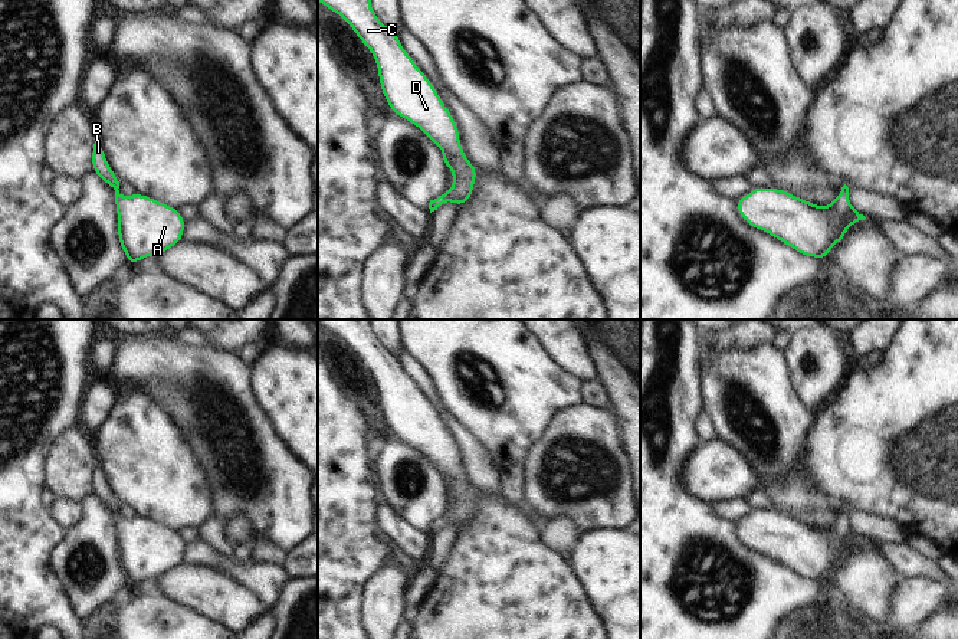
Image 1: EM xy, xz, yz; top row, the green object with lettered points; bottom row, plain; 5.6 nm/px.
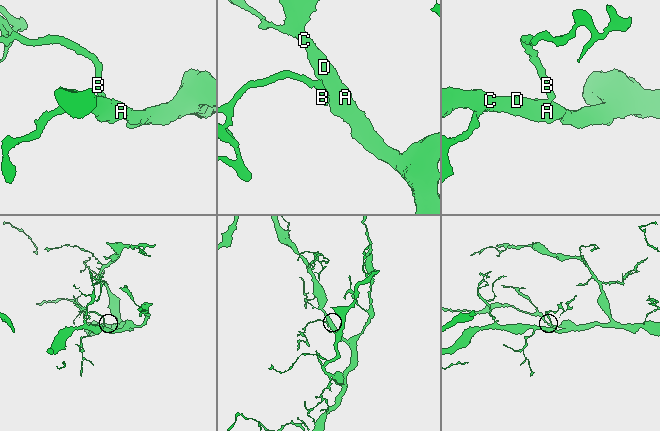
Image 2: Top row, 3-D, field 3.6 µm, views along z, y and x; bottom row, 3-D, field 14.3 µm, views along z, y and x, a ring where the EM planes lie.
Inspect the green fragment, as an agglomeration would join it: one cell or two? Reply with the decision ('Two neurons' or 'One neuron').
One neuron

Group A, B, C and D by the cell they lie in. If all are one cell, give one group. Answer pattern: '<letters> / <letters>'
A B C D

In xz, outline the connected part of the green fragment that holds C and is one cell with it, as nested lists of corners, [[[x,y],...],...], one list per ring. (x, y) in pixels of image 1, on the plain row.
[[[318,320],[318,324],[341,338],[370,371],[391,433],[419,449],[442,472],[453,507],[444,517],[430,522],[430,535],[446,524],[465,527],[473,515],[476,489],[465,478],[450,433],[403,371],[397,357],[380,344],[371,331],[371,320]]]

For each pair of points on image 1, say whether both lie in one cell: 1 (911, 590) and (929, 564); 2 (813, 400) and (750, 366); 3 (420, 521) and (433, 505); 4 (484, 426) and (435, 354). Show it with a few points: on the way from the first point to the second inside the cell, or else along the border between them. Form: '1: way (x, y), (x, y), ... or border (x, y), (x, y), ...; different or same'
1: border (898, 573), (906, 577), (928, 577), (942, 582); different
2: border (784, 360), (799, 400), (813, 416); different
3: way (422, 517), (429, 510); same
4: way (471, 409), (458, 396), (449, 372); same

